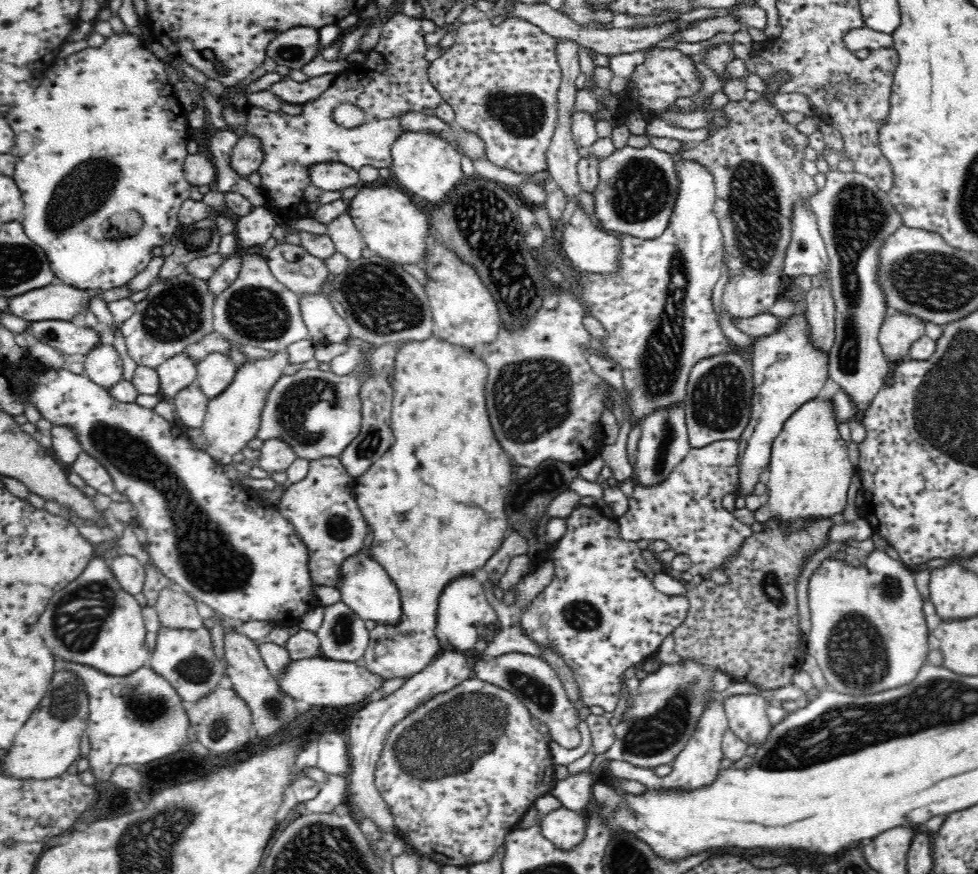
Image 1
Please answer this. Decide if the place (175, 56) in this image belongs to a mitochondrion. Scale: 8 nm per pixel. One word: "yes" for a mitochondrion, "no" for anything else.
no

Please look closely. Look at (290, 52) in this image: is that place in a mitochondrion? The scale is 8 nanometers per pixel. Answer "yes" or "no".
yes

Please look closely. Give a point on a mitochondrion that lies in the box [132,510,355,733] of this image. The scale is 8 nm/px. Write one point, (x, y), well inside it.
(194, 669)

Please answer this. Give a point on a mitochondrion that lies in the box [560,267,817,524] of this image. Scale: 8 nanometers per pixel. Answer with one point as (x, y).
(718, 401)

